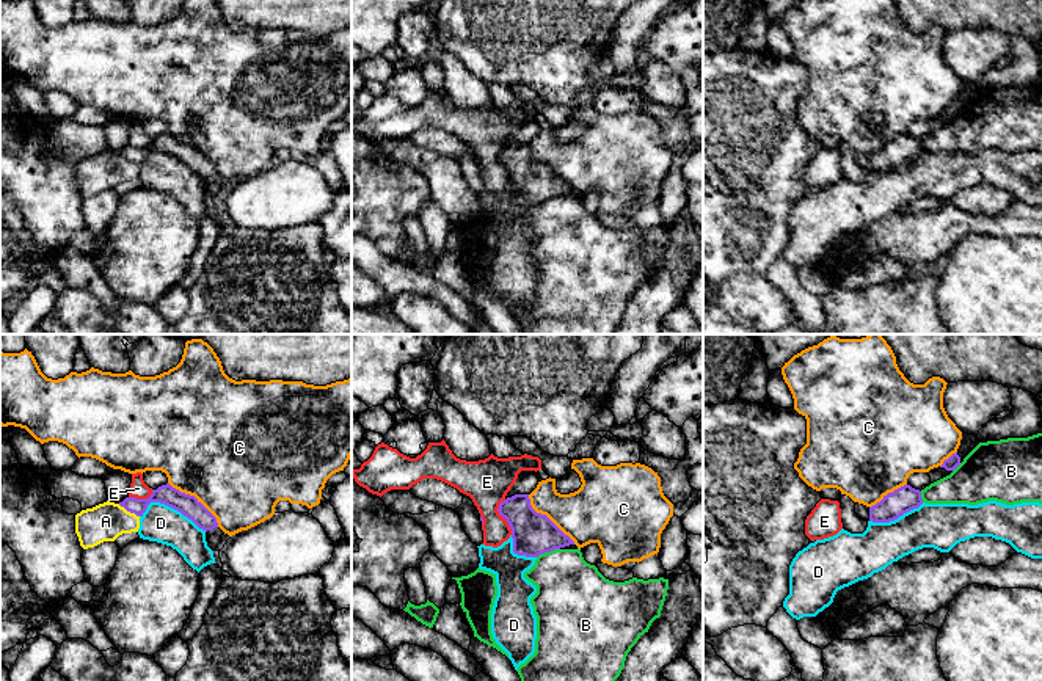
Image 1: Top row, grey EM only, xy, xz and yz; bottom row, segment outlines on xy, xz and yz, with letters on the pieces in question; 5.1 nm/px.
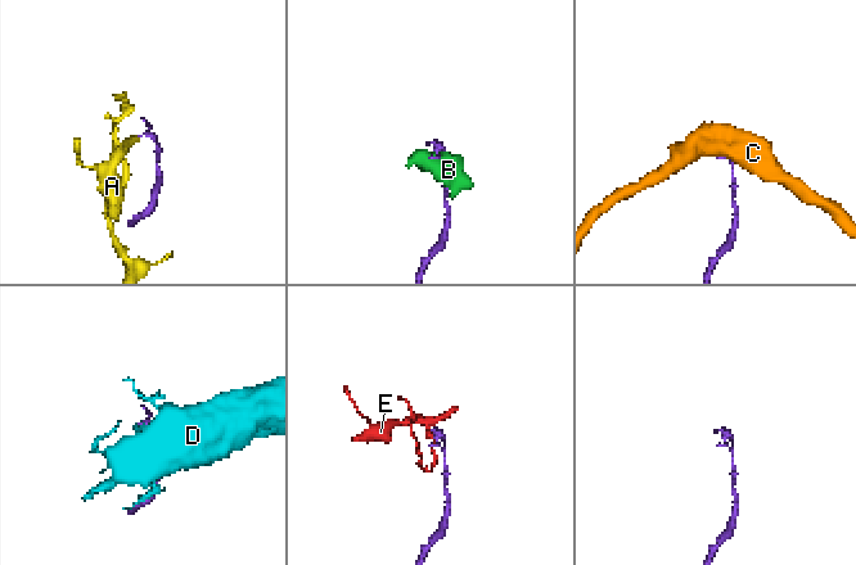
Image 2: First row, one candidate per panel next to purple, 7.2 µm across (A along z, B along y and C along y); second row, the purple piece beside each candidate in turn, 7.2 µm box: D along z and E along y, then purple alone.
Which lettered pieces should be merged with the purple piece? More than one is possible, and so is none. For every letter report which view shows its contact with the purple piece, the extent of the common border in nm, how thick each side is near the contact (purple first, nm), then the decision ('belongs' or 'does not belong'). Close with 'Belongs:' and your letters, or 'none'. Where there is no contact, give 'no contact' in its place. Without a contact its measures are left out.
A: xy | 130 nm | 100/190 nm | does not belong
B: xz | 130 nm | 220/360 nm | does not belong
C: xy | 340 nm | 110/500 nm | does not belong
D: xy | 360 nm | 110/190 nm | does not belong
E: xz | 190 nm | 220/240 nm | does not belong
Belongs: none

